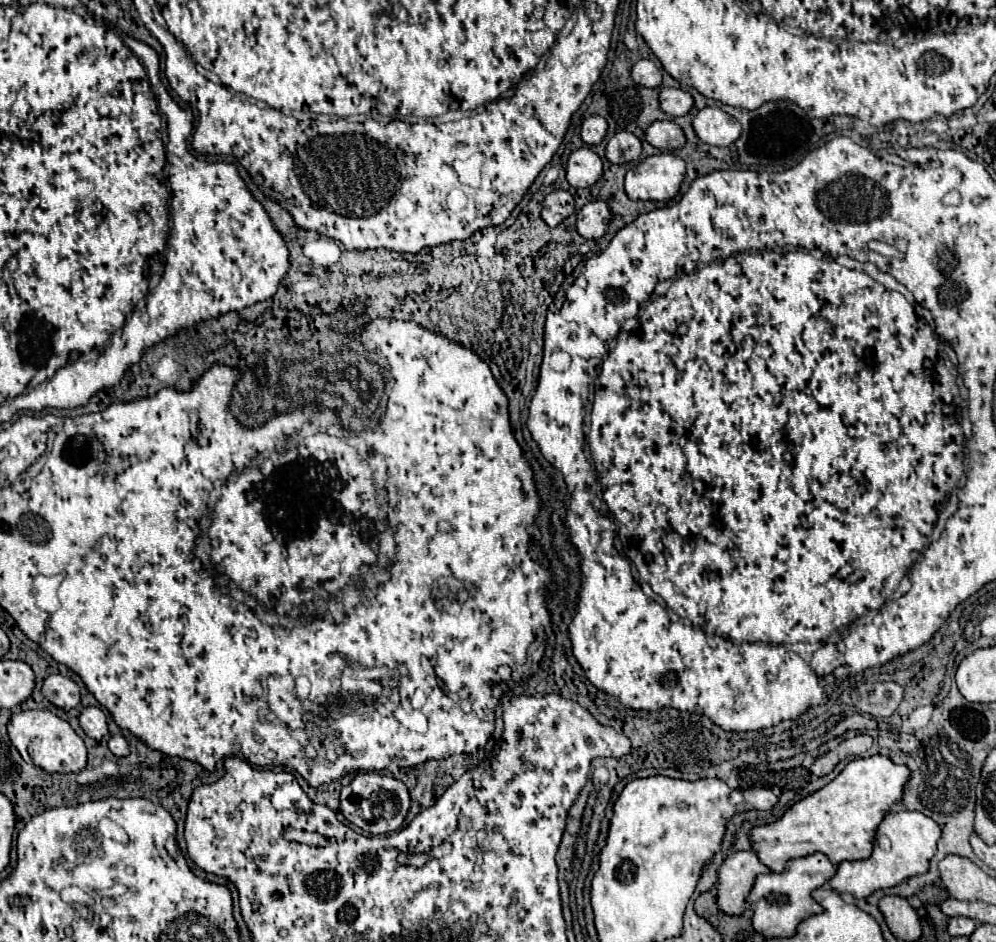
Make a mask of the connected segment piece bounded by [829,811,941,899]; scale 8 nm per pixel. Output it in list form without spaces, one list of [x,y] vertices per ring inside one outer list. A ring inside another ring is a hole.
[[[897,811],[889,813],[877,829],[875,849],[869,859],[863,861],[843,861],[837,867],[835,877],[829,885],[837,893],[849,893],[855,899],[869,897],[877,889],[889,889],[907,881],[909,877],[929,871],[929,861],[937,851],[937,841],[941,837],[941,827],[927,815],[919,811]]]

